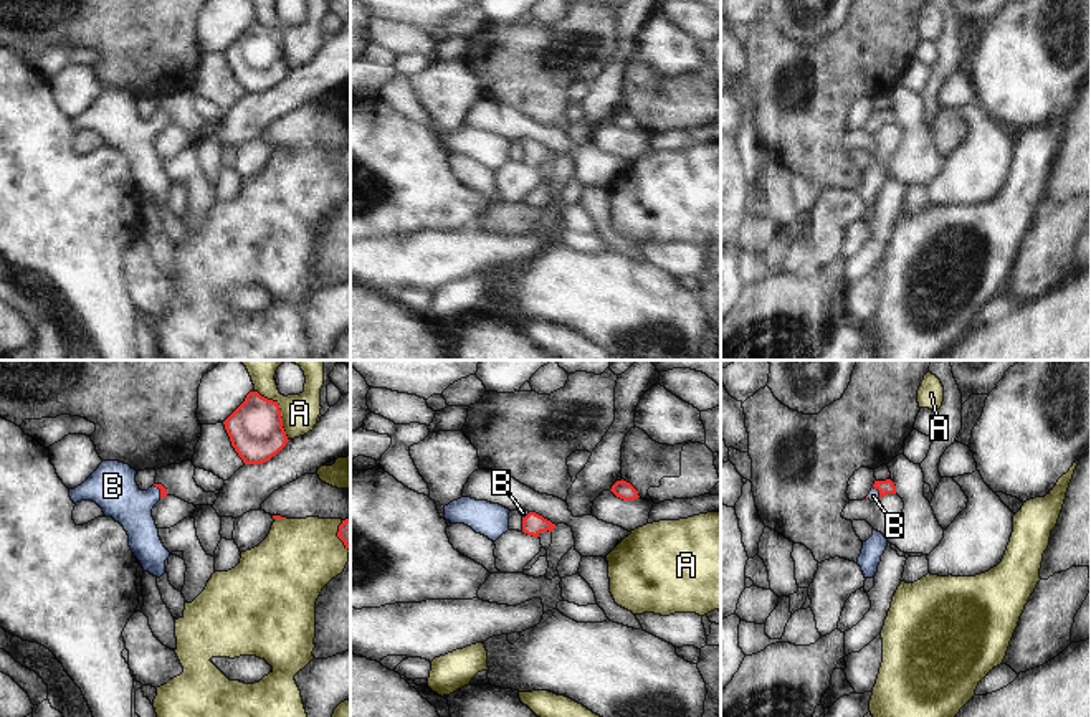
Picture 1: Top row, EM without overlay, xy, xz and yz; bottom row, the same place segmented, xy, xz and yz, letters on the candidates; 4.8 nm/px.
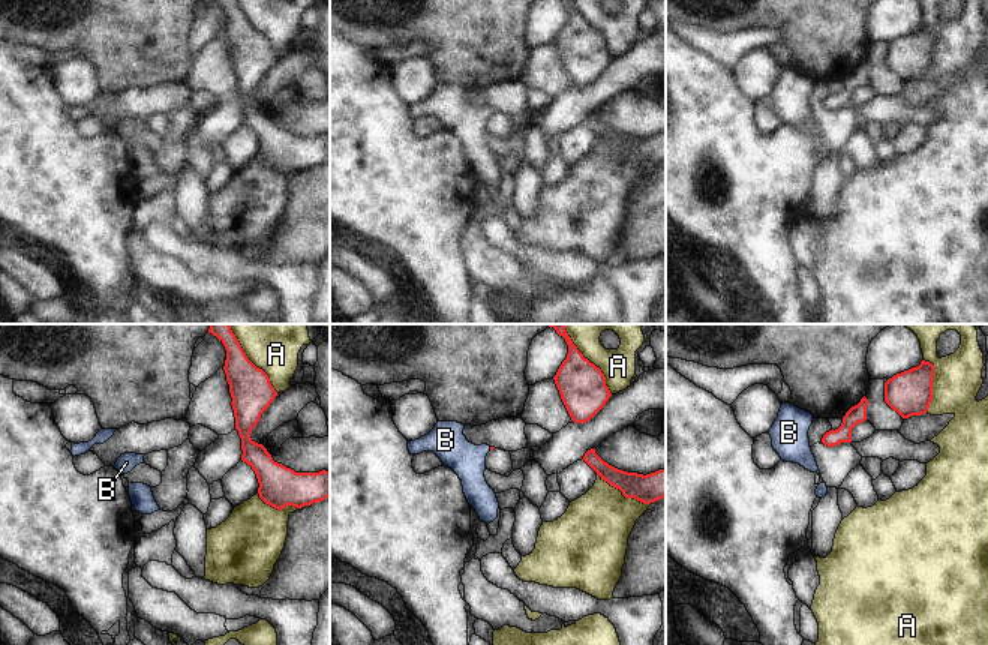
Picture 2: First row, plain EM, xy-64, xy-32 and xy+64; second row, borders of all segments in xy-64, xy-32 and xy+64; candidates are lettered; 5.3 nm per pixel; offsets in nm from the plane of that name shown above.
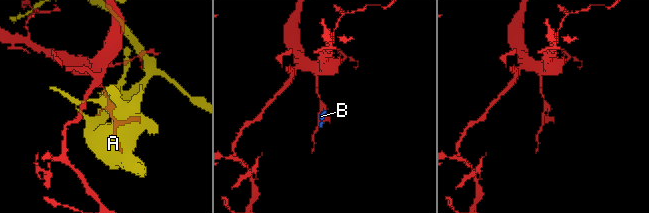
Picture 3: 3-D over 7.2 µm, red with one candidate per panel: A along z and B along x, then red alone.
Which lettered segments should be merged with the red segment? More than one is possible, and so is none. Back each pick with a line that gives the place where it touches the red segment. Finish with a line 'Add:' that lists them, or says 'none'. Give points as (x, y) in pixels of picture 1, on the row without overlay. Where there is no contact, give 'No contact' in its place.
B: Touches red at xy (161, 121)
Add: B.

